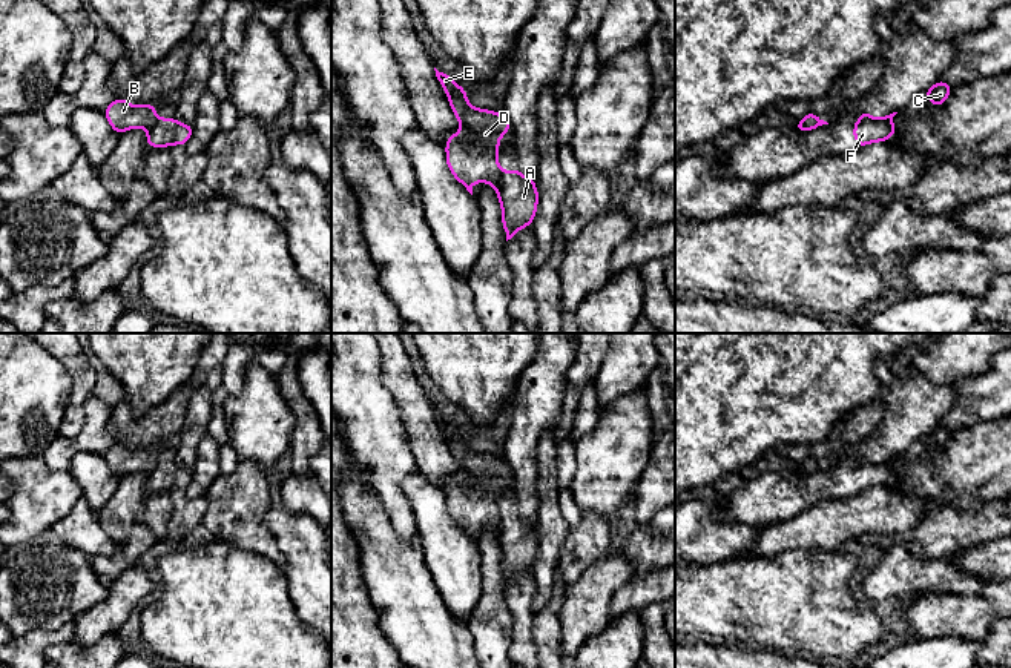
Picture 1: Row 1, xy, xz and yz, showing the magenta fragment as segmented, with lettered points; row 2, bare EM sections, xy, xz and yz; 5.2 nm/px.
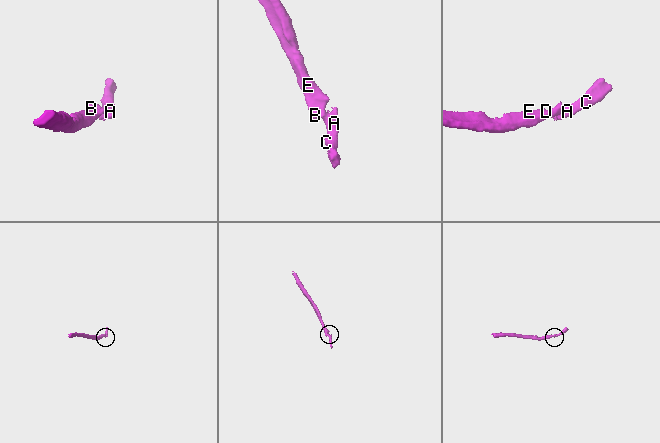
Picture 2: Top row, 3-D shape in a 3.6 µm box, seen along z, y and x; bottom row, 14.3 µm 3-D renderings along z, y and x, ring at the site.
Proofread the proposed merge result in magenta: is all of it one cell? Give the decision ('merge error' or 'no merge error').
merge error

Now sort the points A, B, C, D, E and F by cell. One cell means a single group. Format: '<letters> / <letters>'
A C F / B D E

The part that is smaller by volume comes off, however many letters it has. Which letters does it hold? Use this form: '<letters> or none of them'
A, C, F

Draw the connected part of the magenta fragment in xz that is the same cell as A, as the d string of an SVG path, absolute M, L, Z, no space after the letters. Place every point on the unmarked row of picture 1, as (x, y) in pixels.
M520 513L500 514L496 537L502 551L502 568L506 585L520 573L532 570L538 536L535 524L525 521Z

